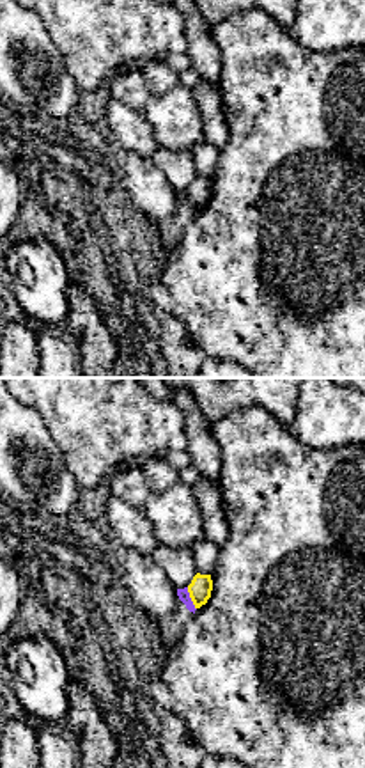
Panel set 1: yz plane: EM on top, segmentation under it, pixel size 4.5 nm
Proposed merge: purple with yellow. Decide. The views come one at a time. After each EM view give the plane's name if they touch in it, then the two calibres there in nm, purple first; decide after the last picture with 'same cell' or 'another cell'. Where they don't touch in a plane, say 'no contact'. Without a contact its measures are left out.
yz | 50/100 nm

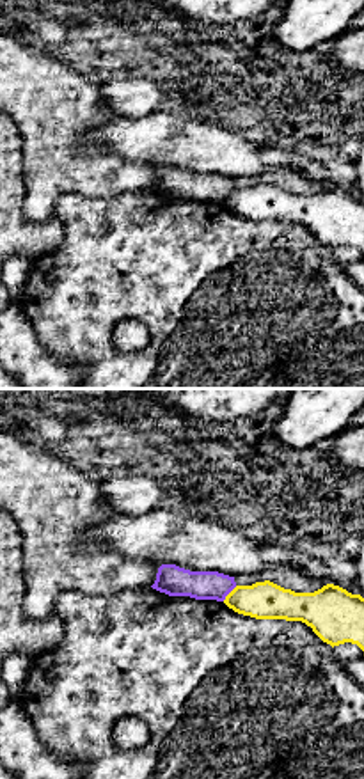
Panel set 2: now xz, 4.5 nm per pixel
xz | 130/180 nm

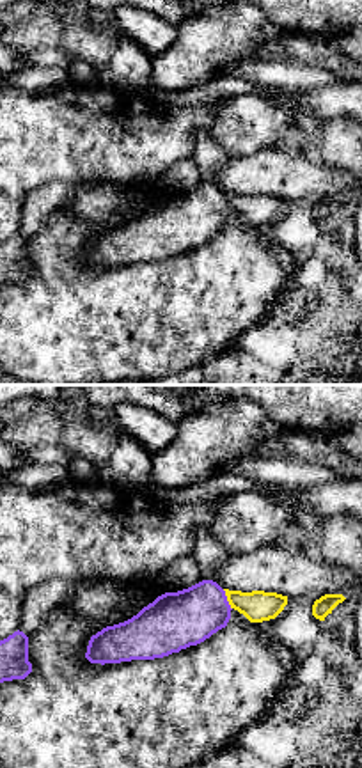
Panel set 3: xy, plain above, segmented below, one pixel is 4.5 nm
xy | 260/140 nm

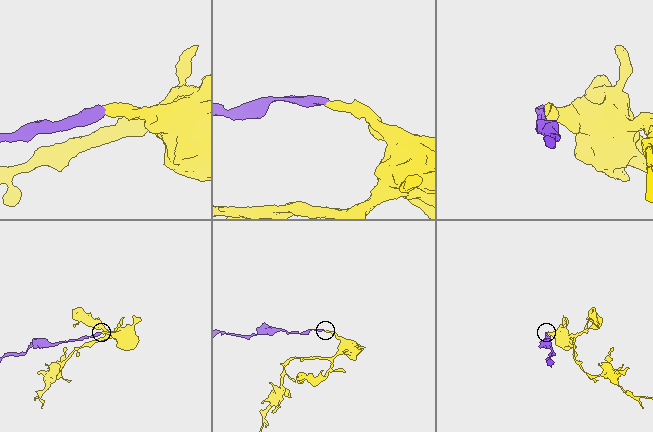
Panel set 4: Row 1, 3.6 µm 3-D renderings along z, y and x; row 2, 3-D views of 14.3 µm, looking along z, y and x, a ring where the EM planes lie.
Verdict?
another cell

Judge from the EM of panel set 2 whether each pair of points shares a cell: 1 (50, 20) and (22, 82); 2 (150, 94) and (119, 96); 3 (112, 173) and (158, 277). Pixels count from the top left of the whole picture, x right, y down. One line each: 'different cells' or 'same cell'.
1: different cells
2: same cell
3: different cells

